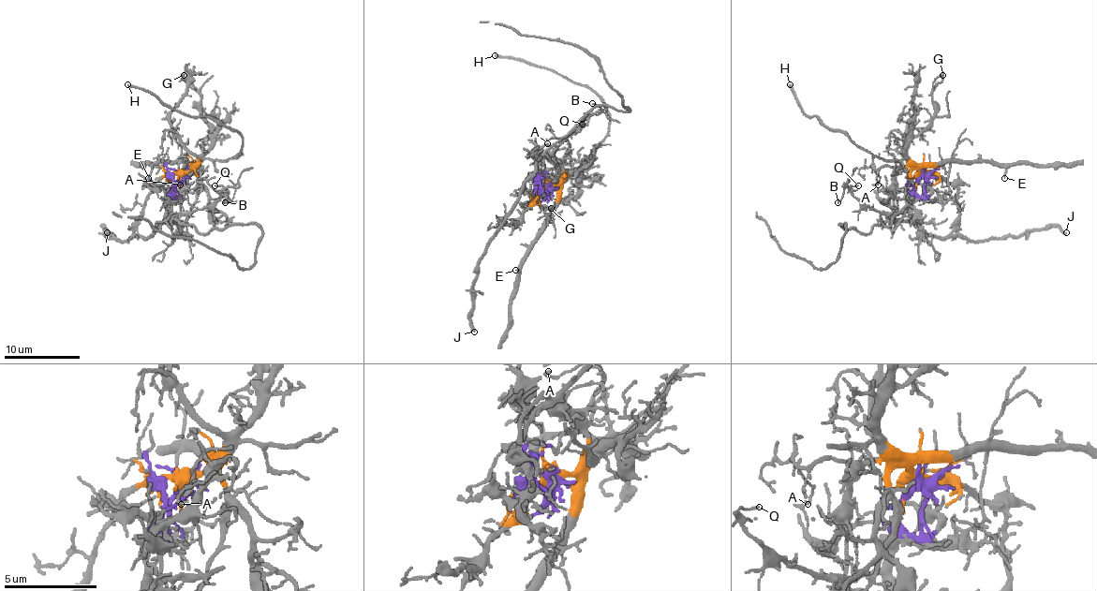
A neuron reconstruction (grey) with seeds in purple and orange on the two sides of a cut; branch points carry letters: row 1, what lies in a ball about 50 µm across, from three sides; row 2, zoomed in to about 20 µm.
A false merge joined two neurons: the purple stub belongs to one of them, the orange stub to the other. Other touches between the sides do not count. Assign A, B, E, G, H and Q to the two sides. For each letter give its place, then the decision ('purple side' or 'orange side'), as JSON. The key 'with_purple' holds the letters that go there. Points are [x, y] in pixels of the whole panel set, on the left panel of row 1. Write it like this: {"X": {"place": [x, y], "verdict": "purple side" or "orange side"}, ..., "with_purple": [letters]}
{"A": {"place": [180, 184], "verdict": "orange side"}, "B": {"place": [225, 202], "verdict": "purple side"}, "E": {"place": [148, 178], "verdict": "orange side"}, "G": {"place": [184, 75], "verdict": "orange side"}, "H": {"place": [127, 84], "verdict": "orange side"}, "Q": {"place": [214, 185], "verdict": "purple side"}, "with_purple": ["B", "Q"]}

